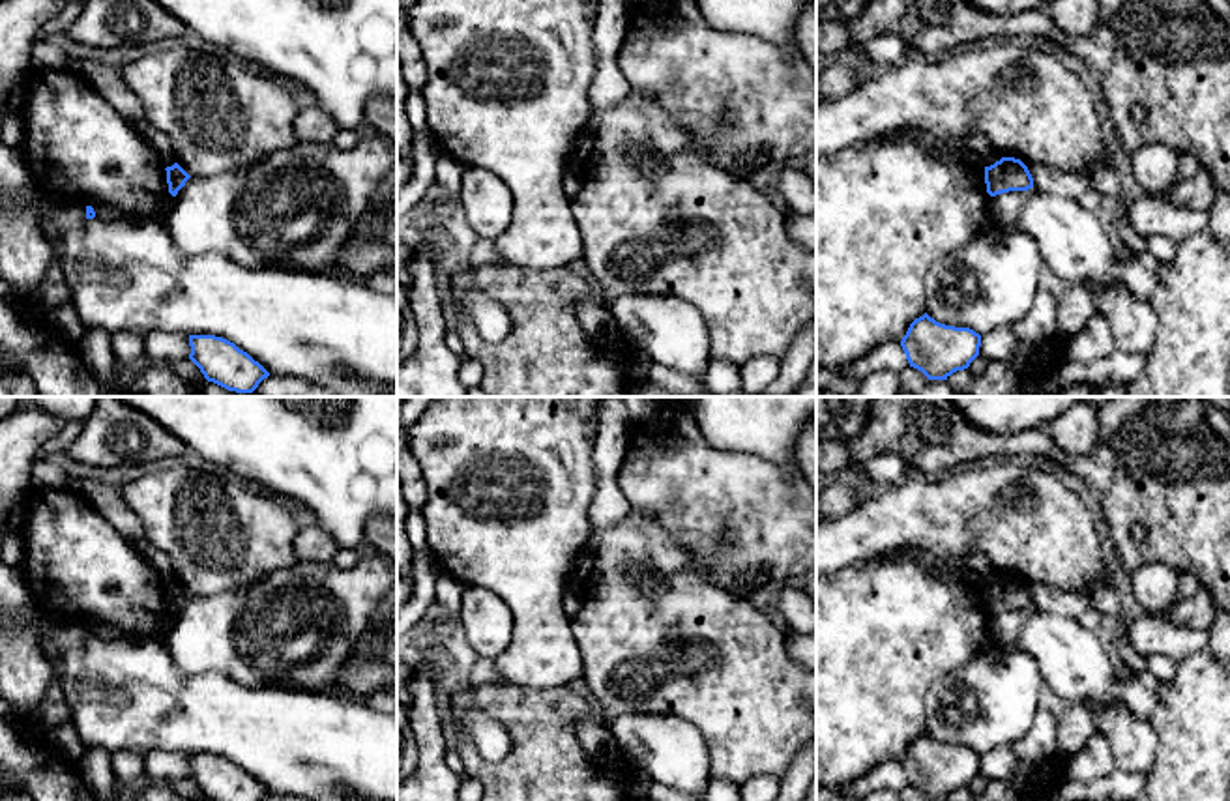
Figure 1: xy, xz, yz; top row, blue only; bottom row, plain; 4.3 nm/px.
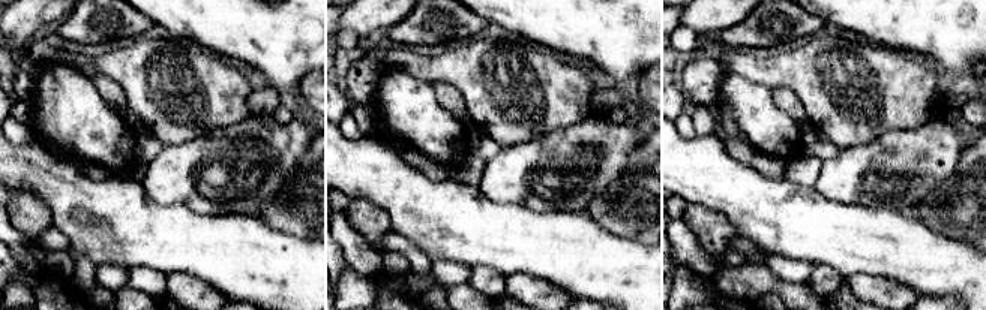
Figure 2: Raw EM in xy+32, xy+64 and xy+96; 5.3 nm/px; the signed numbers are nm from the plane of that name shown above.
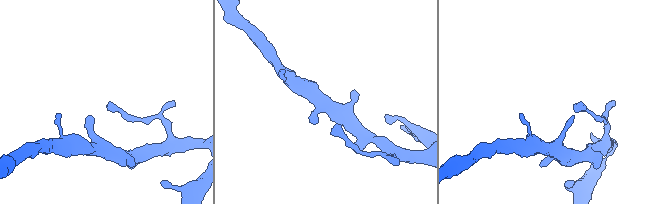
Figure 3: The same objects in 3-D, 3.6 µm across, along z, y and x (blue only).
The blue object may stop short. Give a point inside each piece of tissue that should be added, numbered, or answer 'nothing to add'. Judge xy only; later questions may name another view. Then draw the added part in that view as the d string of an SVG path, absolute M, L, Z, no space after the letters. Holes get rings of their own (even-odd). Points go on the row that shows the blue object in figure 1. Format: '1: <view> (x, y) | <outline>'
nothing to add

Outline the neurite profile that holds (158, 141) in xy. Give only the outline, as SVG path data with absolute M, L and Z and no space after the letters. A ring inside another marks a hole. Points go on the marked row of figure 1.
M148 120L140 127L142 137L150 144L150 148L157 153L163 167L172 167L176 163L176 155L172 144L165 133L161 133L154 124Z

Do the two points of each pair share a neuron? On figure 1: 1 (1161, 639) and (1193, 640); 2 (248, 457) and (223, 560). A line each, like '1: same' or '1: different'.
1: same
2: different

